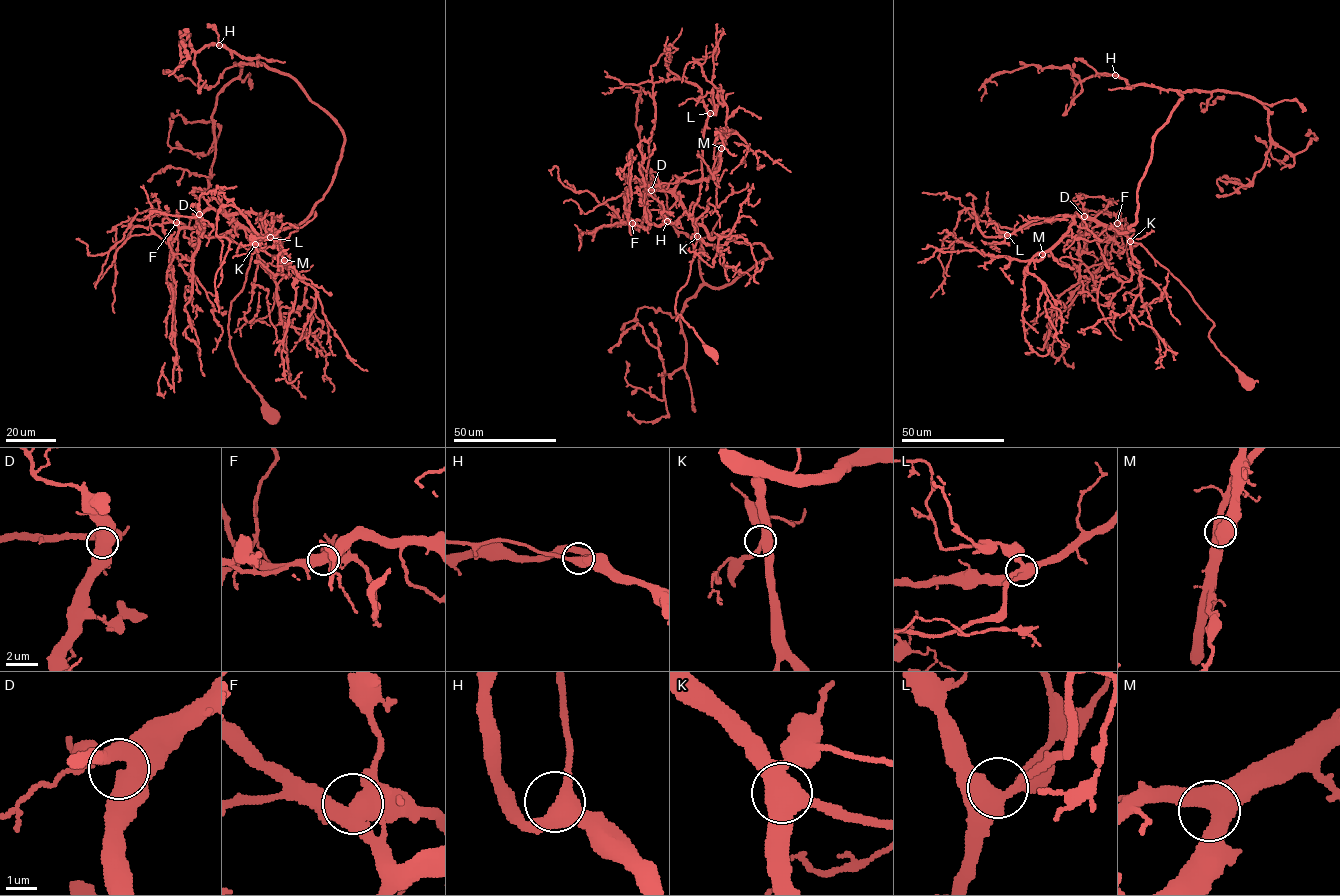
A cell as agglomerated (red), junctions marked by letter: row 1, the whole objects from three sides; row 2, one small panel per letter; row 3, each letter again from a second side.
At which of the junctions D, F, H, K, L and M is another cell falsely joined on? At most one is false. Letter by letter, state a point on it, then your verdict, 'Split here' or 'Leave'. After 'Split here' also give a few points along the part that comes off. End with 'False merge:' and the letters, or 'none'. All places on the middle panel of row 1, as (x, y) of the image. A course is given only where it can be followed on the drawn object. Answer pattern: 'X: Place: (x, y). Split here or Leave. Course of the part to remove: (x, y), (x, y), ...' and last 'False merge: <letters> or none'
D: Place: (651, 190). Leave
F: Place: (632, 223). Leave
H: Place: (667, 221). Leave
K: Place: (697, 236). Leave
L: Place: (710, 113). Leave
M: Place: (721, 148). Leave
False merge: none

